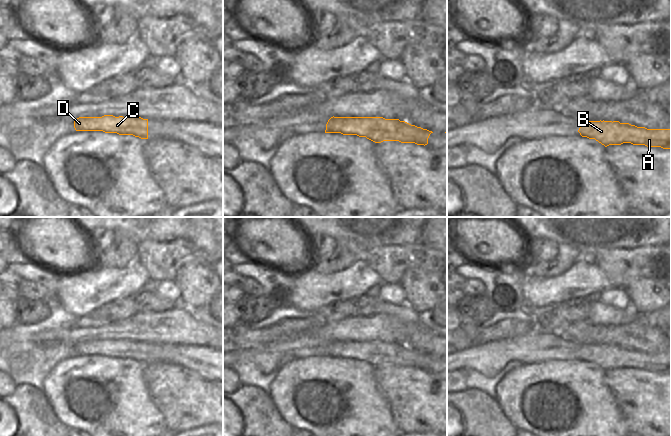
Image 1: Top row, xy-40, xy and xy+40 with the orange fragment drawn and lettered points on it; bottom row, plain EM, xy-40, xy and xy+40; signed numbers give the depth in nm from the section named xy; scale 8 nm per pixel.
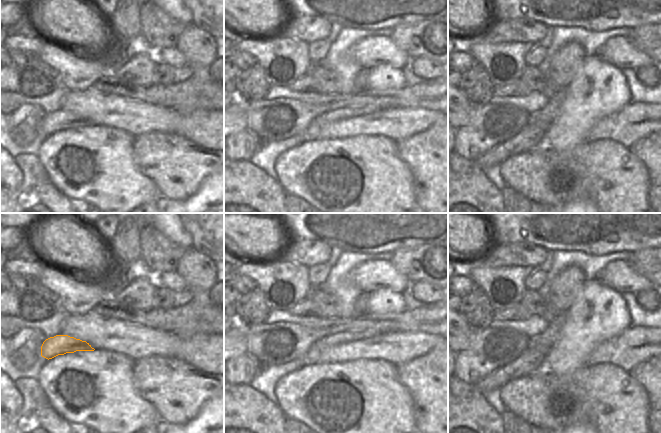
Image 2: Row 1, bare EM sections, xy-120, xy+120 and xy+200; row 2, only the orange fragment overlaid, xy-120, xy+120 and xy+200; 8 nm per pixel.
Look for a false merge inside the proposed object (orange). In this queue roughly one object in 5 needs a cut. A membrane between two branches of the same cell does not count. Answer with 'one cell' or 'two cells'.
one cell

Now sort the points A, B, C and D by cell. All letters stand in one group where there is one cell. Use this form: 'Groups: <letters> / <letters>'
Groups: A B C D.

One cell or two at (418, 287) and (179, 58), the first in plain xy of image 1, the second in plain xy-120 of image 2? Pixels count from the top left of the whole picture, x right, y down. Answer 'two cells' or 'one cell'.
two cells

